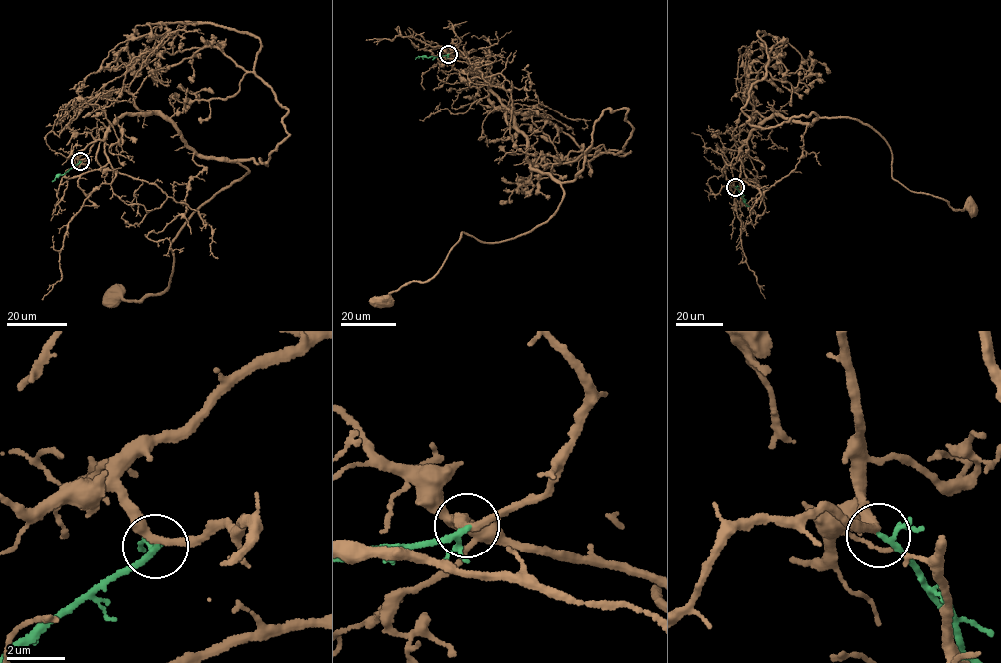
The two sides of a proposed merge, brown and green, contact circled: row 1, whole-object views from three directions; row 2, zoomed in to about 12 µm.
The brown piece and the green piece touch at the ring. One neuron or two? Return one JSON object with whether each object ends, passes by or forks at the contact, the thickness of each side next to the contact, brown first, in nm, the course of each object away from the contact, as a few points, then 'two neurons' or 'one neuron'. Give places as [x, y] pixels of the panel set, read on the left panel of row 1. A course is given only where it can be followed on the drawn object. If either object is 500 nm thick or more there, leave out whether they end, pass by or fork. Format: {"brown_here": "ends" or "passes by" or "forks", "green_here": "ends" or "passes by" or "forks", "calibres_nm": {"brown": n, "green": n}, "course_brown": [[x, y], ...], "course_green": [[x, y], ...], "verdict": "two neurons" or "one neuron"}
{"brown_here": "passes by", "green_here": "forks", "calibres_nm": {"brown": 280, "green": 120}, "course_brown": [[80, 161], [116, 120], [148, 113], [199, 154], [249, 172], [186, 222], [164, 291], [113, 297]], "course_green": [[80, 161], [52, 181]], "verdict": "two neurons"}

